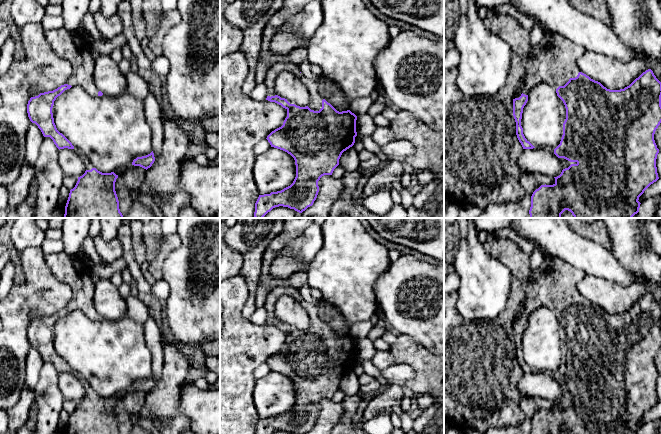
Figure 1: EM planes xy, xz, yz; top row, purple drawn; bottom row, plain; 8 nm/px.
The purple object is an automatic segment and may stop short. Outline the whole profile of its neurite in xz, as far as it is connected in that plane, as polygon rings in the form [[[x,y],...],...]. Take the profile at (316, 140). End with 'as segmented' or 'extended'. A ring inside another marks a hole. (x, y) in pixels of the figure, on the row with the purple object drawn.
[[[276,63],[271,66],[265,77],[264,84],[267,88],[266,100],[275,102],[287,110],[287,117],[283,125],[268,136],[271,147],[283,150],[290,154],[296,165],[296,177],[293,183],[281,191],[259,195],[255,203],[255,218],[263,218],[273,208],[283,206],[302,213],[312,206],[319,192],[318,181],[324,175],[332,175],[339,165],[339,159],[344,151],[355,143],[357,116],[350,110],[339,112],[318,93],[318,80],[305,78],[298,65],[293,63]],[[289,71],[296,75],[310,93],[310,103],[306,107],[290,104],[287,99],[277,95],[275,81],[277,76]]] | extended

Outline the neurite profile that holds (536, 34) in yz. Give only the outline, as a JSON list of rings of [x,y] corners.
[[[538,21],[534,23],[533,28],[530,31],[529,41],[532,46],[535,46],[540,43],[544,36],[544,32],[538,24]]]

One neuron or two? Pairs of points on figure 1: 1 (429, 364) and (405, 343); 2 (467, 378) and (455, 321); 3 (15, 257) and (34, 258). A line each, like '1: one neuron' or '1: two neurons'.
1: one neuron
2: one neuron
3: two neurons

